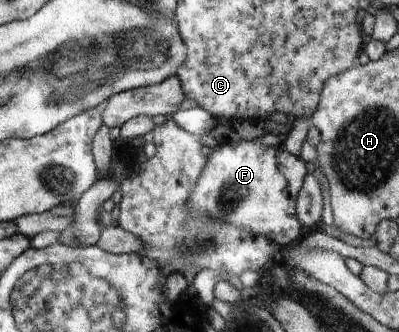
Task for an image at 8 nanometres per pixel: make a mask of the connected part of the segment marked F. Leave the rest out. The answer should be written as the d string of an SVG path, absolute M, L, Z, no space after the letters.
M262 141L217 143L206 161L205 169L202 169L190 203L208 217L269 238L283 251L295 245L305 230L297 217L297 199L306 176L304 160L300 156L262 145Z

